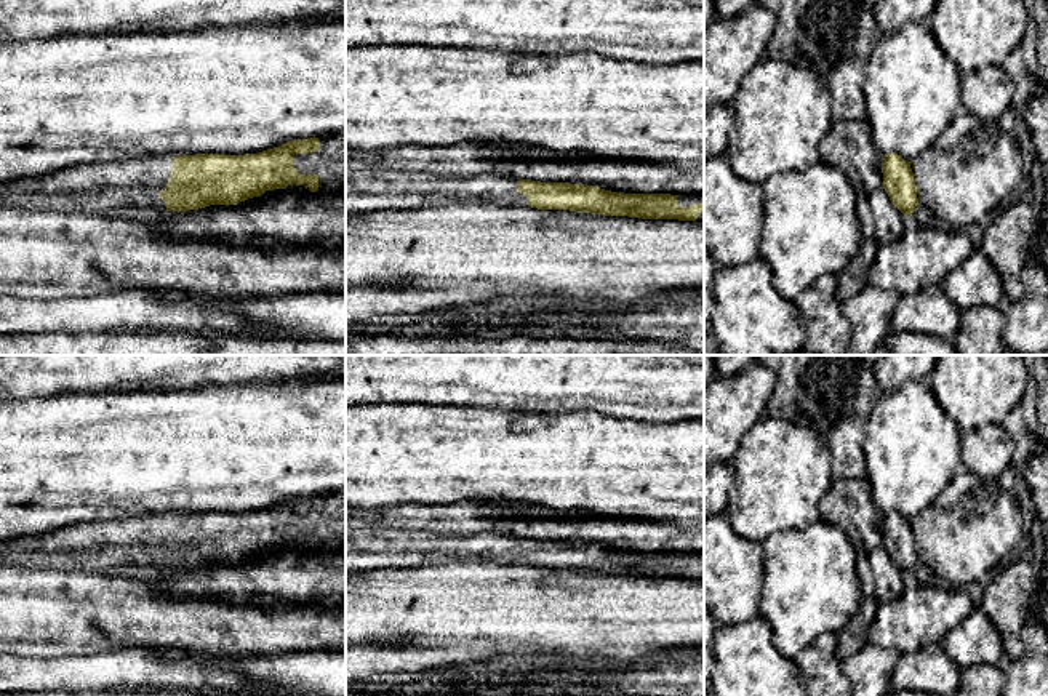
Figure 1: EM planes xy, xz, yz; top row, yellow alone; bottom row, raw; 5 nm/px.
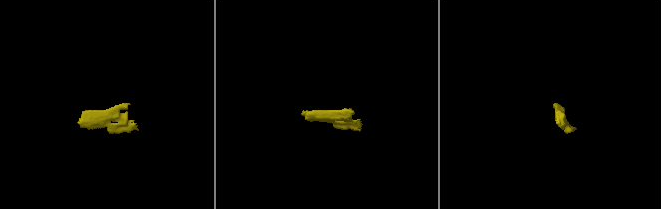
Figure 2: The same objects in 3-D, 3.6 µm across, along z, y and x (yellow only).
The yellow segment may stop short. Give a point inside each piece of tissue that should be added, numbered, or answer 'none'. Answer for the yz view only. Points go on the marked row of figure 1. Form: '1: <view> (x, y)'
none

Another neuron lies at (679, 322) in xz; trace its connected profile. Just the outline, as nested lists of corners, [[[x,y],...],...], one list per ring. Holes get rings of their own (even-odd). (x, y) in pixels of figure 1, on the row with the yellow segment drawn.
[[[704,298],[662,299],[621,314],[582,314],[554,306],[549,315],[536,320],[594,326],[626,339],[654,341],[704,354]]]

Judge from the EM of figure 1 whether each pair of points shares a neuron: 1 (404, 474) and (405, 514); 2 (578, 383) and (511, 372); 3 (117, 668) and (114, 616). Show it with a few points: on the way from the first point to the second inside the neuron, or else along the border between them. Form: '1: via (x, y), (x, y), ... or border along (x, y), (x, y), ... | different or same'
1: border along (444, 503), (396, 504), (368, 511) | different
2: via (562, 372), (527, 372) | same
3: border along (152, 650), (119, 648), (79, 658) | different

